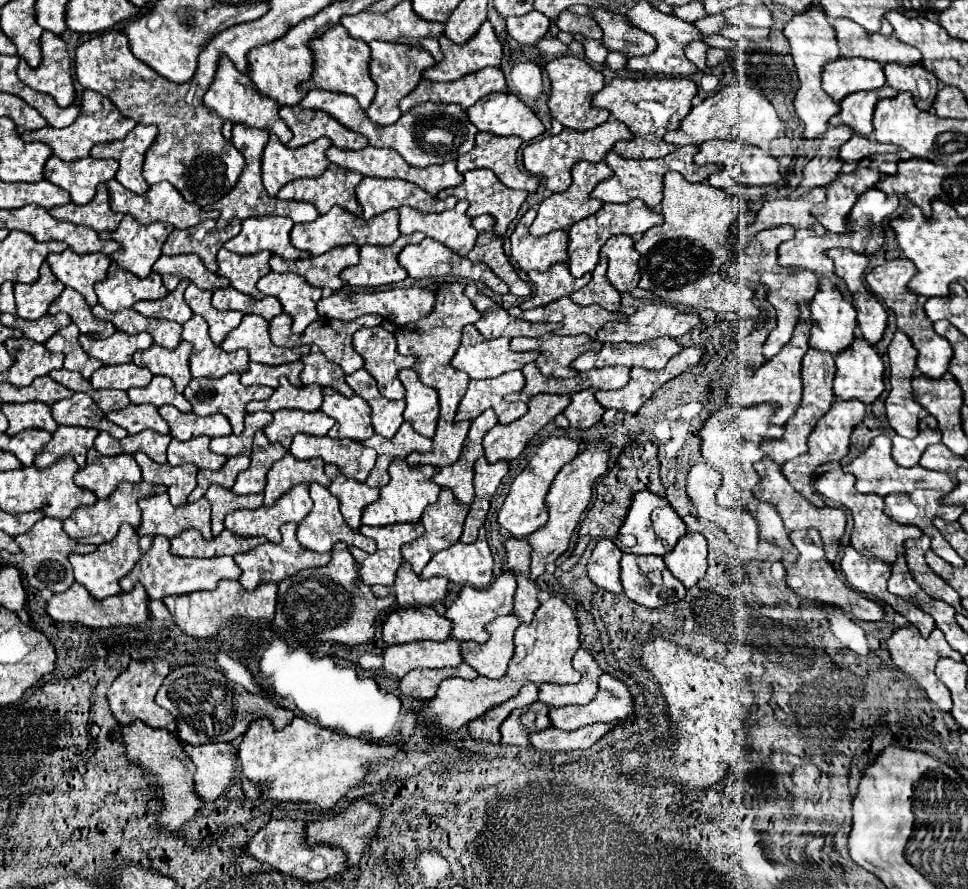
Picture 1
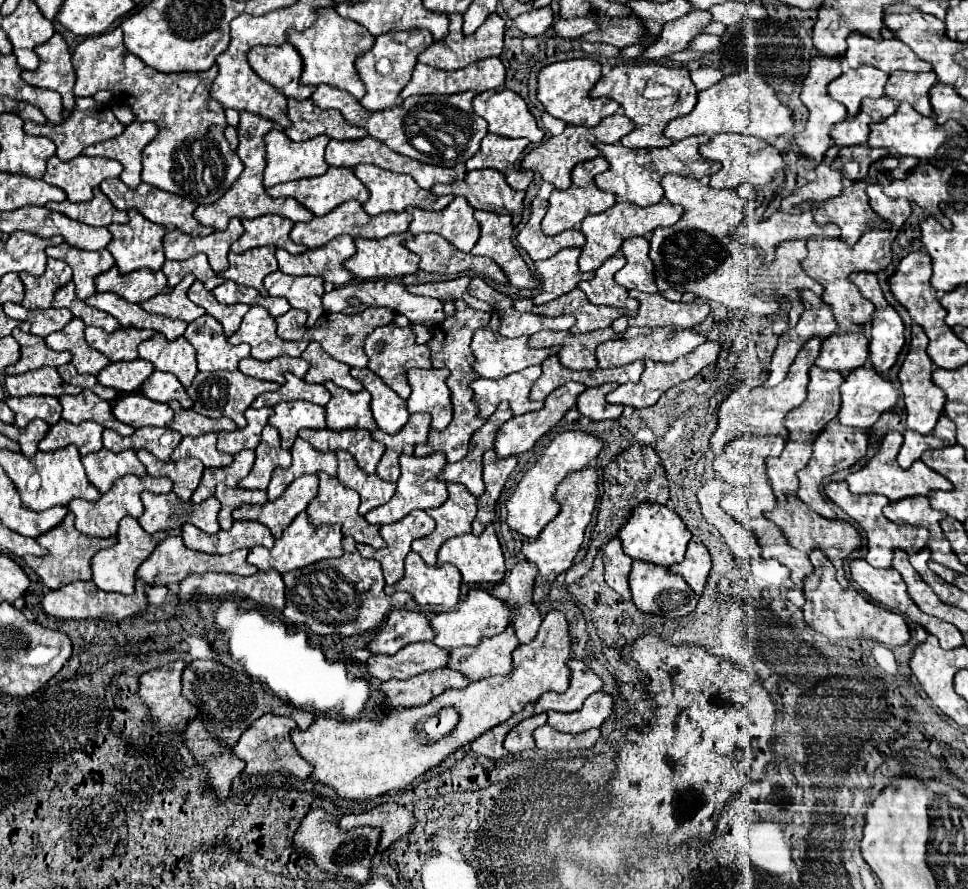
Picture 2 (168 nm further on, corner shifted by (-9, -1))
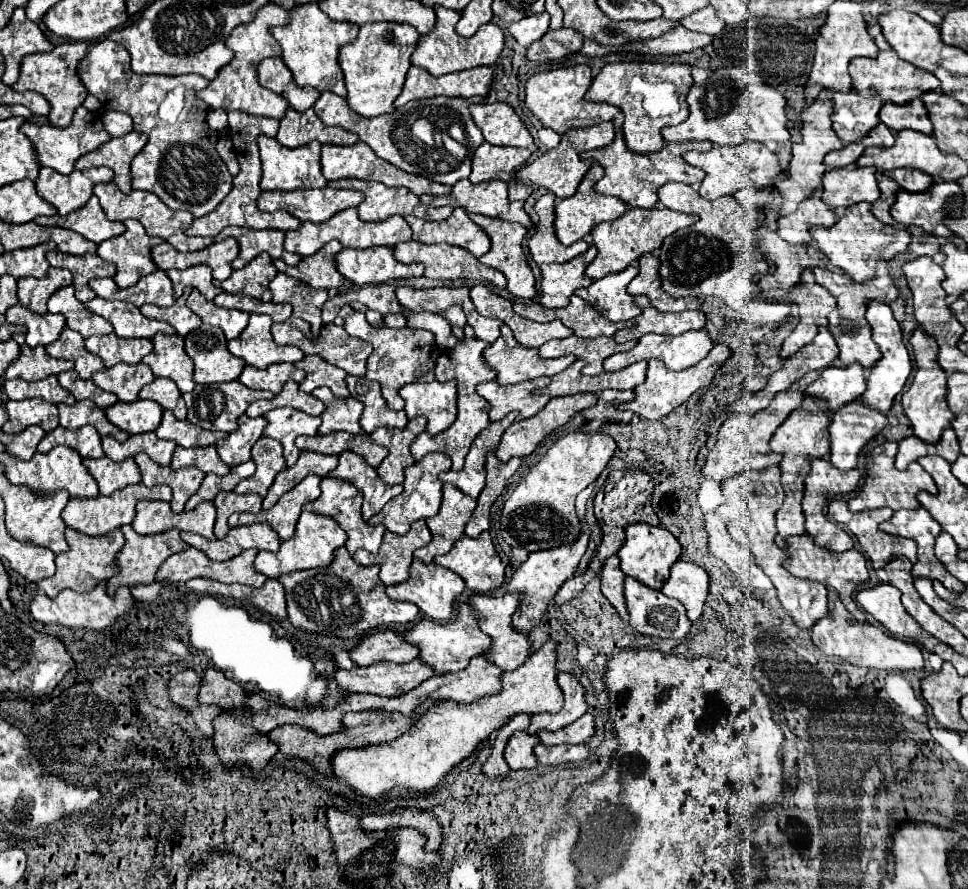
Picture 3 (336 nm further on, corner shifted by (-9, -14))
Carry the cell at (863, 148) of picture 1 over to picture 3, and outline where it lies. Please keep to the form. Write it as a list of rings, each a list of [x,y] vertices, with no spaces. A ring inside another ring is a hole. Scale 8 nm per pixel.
[[[843,167],[823,175],[823,199],[833,209],[845,209],[859,201],[877,201],[879,187],[873,167]]]

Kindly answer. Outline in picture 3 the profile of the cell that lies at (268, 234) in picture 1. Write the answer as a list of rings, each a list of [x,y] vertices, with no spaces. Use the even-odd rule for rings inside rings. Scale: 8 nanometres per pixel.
[[[225,227],[215,241],[221,241],[225,237],[237,237],[239,241],[239,255],[233,261],[233,269],[241,269],[245,267],[253,257],[261,255],[261,253],[269,253],[273,259],[283,259],[287,265],[297,265],[301,261],[301,257],[297,253],[287,253],[283,249],[283,241],[285,241],[285,233],[277,231],[277,229],[243,229],[243,227]]]

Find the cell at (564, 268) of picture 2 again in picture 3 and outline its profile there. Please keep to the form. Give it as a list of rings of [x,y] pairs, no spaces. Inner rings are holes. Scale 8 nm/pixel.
[[[591,245],[587,253],[565,261],[565,263],[553,263],[553,265],[541,265],[541,299],[539,303],[547,309],[561,309],[567,307],[569,297],[579,287],[587,287],[591,283],[589,277],[585,277],[585,267],[595,259],[597,251]]]

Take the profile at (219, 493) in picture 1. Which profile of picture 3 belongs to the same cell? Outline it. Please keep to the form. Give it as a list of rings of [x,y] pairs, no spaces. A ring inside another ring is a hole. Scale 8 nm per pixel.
[[[219,493],[215,497],[217,507],[217,521],[215,521],[215,537],[223,539],[229,531],[227,519],[233,513],[259,513],[261,511],[261,497],[259,495],[237,495],[237,493]]]

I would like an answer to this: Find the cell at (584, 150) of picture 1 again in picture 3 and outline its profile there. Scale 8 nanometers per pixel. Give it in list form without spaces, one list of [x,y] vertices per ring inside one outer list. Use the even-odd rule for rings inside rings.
[[[611,121],[607,123],[601,123],[601,125],[593,125],[589,129],[571,129],[567,131],[565,135],[561,135],[561,143],[555,147],[555,149],[549,149],[545,151],[543,155],[539,155],[535,161],[527,163],[525,167],[521,167],[517,171],[517,179],[521,183],[533,183],[533,185],[539,185],[539,187],[545,187],[549,189],[551,193],[555,193],[555,197],[559,199],[567,199],[571,195],[575,195],[577,191],[577,185],[579,185],[579,179],[589,171],[591,167],[591,161],[585,161],[581,159],[581,153],[583,151],[591,151],[591,149],[601,149],[601,147],[607,147],[611,145],[615,139],[615,127]]]

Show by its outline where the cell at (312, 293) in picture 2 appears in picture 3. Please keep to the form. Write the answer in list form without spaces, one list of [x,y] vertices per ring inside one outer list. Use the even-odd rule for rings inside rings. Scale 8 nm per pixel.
[[[279,273],[271,283],[269,283],[273,303],[291,303],[293,305],[293,315],[305,319],[311,325],[313,337],[317,337],[317,331],[321,329],[321,305],[327,301],[327,291],[323,289],[311,289],[309,285],[295,281],[291,277],[285,277]]]

